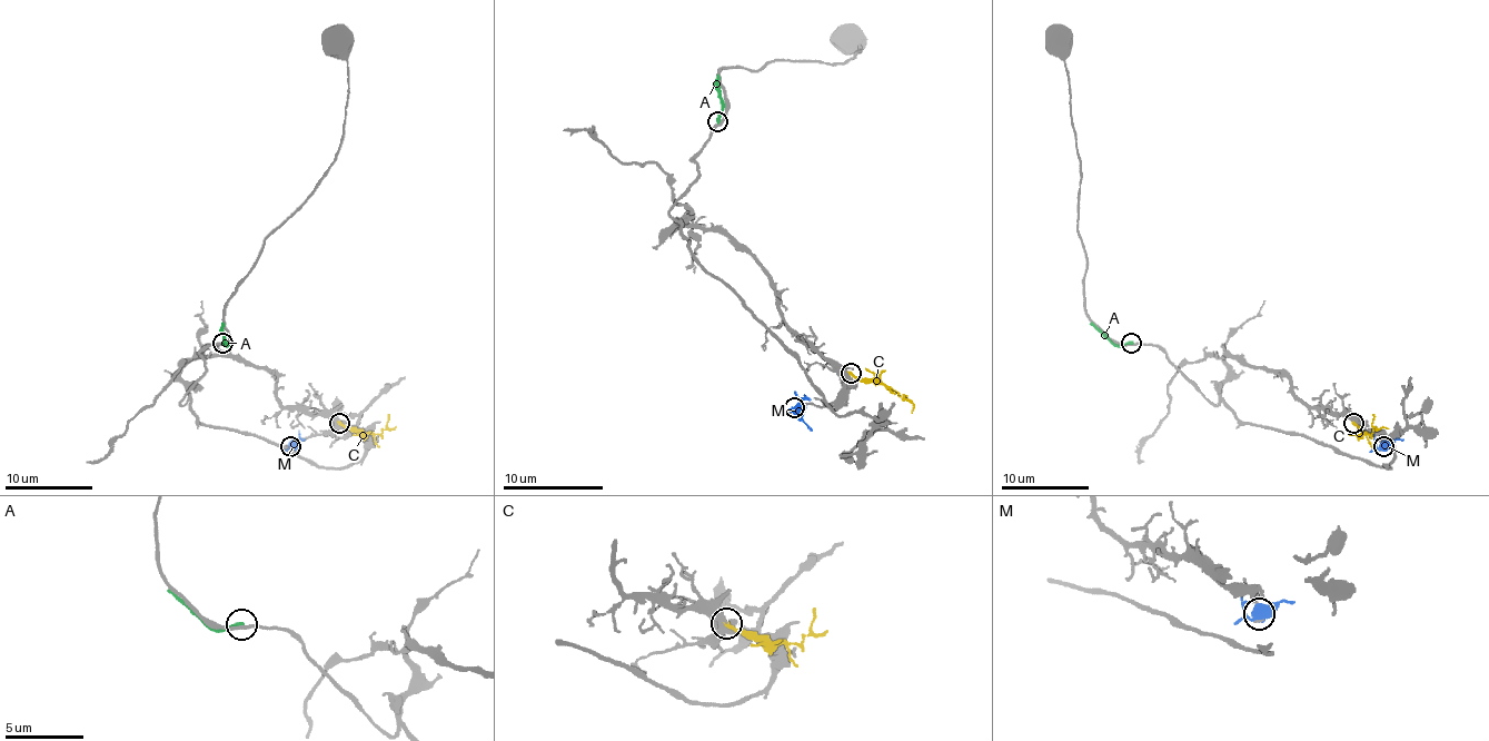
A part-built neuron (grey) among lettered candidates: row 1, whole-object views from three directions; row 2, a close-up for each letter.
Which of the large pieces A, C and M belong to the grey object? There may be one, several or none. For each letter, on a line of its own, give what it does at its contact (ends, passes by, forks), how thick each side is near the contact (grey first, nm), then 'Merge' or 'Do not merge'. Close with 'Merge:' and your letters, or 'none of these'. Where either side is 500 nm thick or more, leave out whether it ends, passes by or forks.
A: It ends there. Thickness 240 nm (grey) against 280 nm. Do not merge
C: Thickness 500 nm (grey) against 240 nm. Merge
M: Thickness 240 nm (grey) against 550 nm. Do not merge
Merge: C

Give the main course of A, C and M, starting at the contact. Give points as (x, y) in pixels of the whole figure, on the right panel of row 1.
A: (1132, 343), (1112, 345), (1090, 323)
C: (1352, 422), (1366, 433), (1381, 426), (1388, 428)
M: (1383, 446), (1403, 440)

